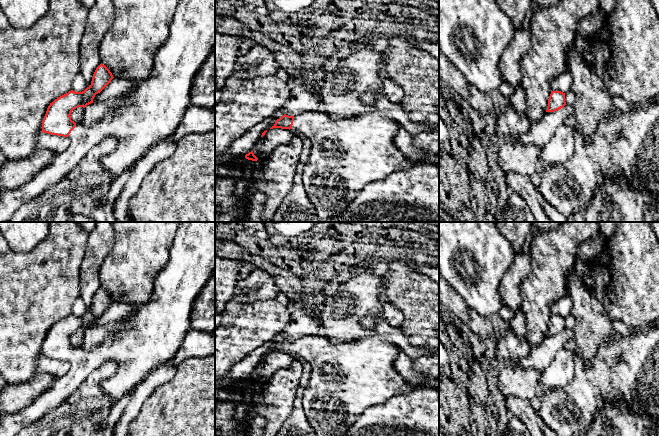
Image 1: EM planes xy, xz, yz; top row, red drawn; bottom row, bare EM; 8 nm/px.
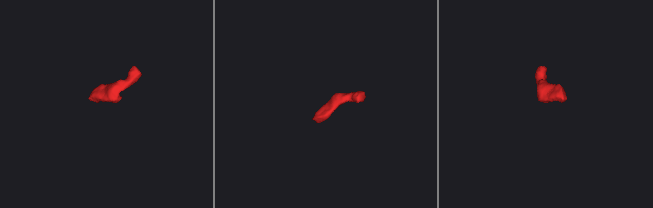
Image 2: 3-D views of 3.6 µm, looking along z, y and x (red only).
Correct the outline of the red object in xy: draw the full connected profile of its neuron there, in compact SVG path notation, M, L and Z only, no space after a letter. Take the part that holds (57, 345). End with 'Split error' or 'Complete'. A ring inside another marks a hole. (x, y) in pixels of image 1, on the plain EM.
M179 222L169 255L166 266L154 278L153 291L149 300L140 305L132 316L125 318L125 326L120 333L106 339L99 347L82 350L72 345L70 339L74 333L85 332L93 327L95 319L114 302L102 287L96 292L91 309L84 315L71 314L50 327L42 345L42 356L68 361L70 368L29 407L19 413L2 416L0 436L16 436L45 414L64 405L86 376L100 368L108 359L118 364L117 371L102 380L101 384L104 393L113 402L112 407L131 394L151 372L169 363L192 328L190 317L195 299L215 271L215 222Z. Split error

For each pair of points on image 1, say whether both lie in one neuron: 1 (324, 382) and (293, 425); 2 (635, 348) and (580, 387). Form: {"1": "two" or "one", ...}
{"1": "two", "2": "one"}

